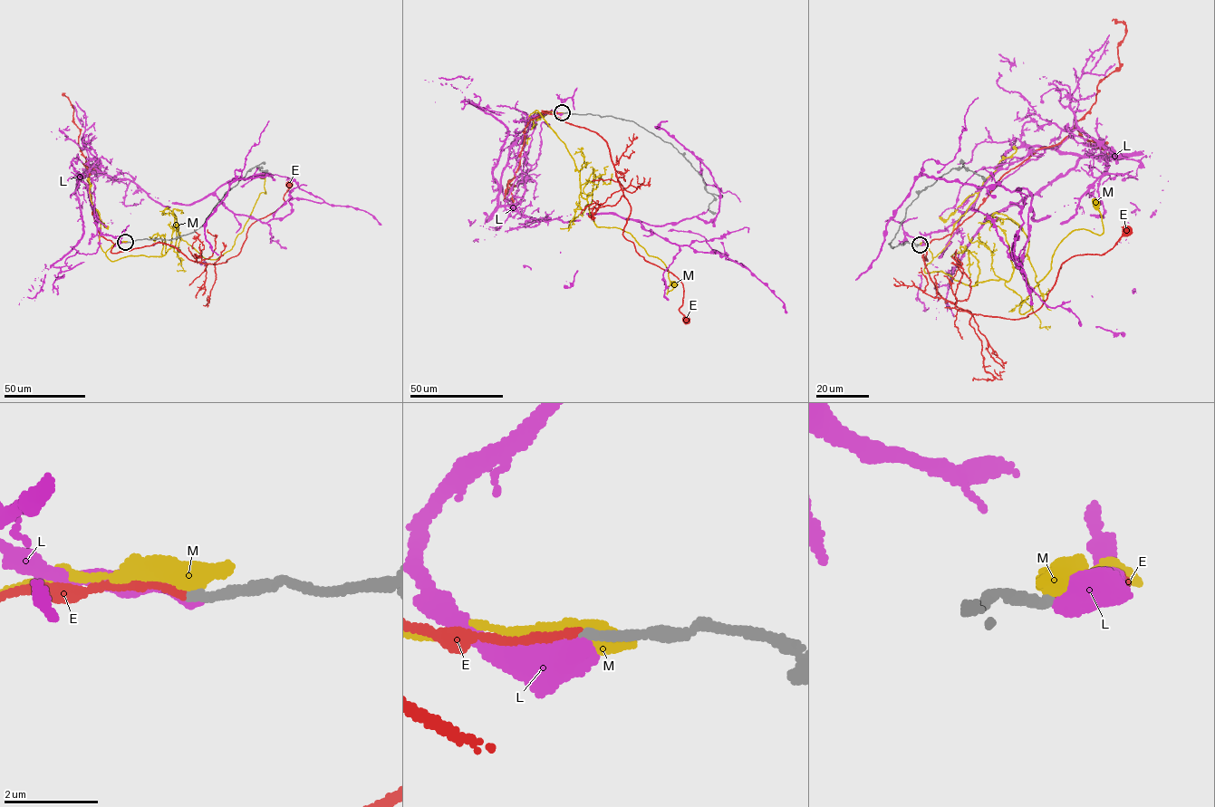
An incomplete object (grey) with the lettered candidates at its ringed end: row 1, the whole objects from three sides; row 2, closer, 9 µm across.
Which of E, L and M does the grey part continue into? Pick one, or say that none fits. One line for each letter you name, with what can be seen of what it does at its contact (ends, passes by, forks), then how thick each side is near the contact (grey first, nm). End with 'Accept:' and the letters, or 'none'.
E: It ends there. Thickness 200 nm (grey) against 160 nm
Accept: E

